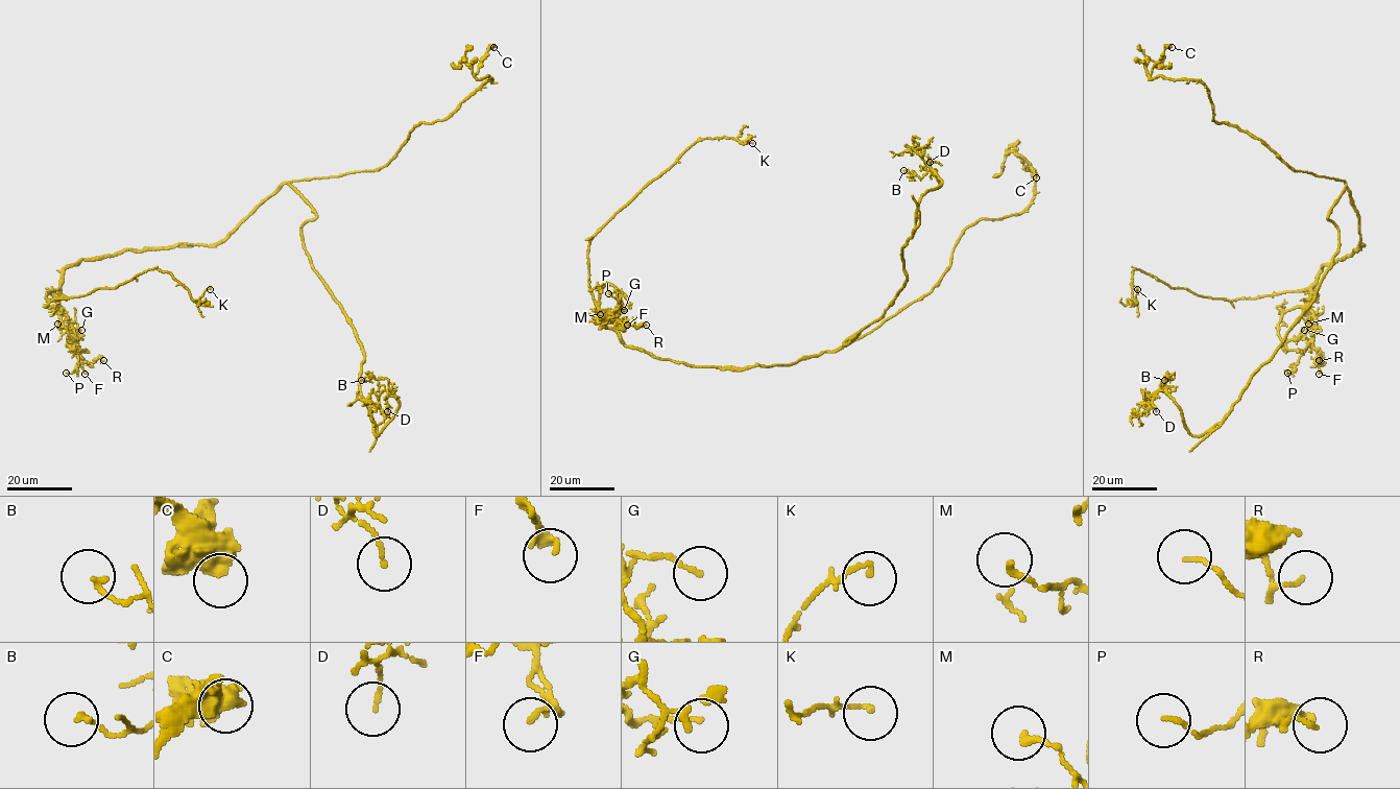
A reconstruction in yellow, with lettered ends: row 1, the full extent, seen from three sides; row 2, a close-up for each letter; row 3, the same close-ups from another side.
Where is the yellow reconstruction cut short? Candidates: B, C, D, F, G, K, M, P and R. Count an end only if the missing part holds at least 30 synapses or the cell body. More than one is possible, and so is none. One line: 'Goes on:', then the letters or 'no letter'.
Goes on: no letter

